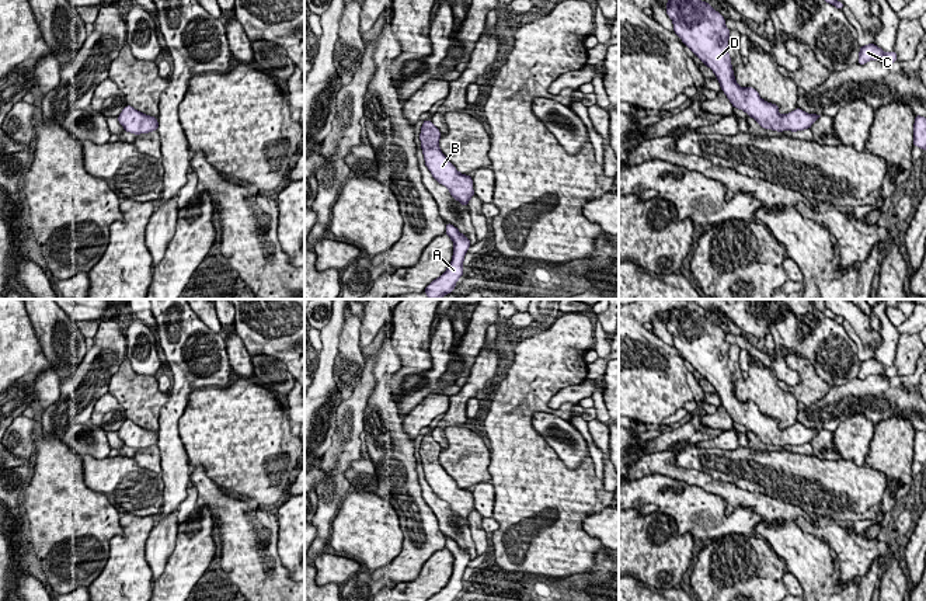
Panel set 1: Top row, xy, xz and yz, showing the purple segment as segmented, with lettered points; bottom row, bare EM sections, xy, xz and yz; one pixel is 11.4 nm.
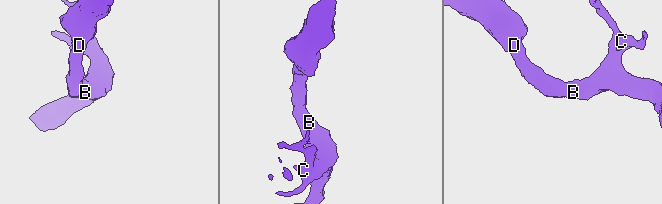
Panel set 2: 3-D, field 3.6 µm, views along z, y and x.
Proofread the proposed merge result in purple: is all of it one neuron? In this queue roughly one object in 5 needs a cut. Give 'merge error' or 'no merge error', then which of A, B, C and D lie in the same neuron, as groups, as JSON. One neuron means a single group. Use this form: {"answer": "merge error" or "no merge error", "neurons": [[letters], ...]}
{"answer": "no merge error", "neurons": [["A", "B", "C", "D"]]}

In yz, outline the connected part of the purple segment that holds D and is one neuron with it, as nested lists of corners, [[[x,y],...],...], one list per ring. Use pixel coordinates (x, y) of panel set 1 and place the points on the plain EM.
[[[686,306],[671,308],[666,329],[673,337],[673,347],[702,378],[714,386],[721,406],[725,407],[732,421],[745,425],[763,444],[804,445],[821,431],[807,428],[801,423],[780,430],[779,420],[762,414],[755,403],[738,400],[728,369],[731,344],[725,341],[725,333],[707,316],[690,312]]]

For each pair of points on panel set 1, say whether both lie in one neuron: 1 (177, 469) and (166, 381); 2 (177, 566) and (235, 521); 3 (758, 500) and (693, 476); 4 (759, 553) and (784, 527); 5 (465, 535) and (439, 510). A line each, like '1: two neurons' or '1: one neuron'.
1: two neurons
2: two neurons
3: one neuron
4: two neurons
5: one neuron

